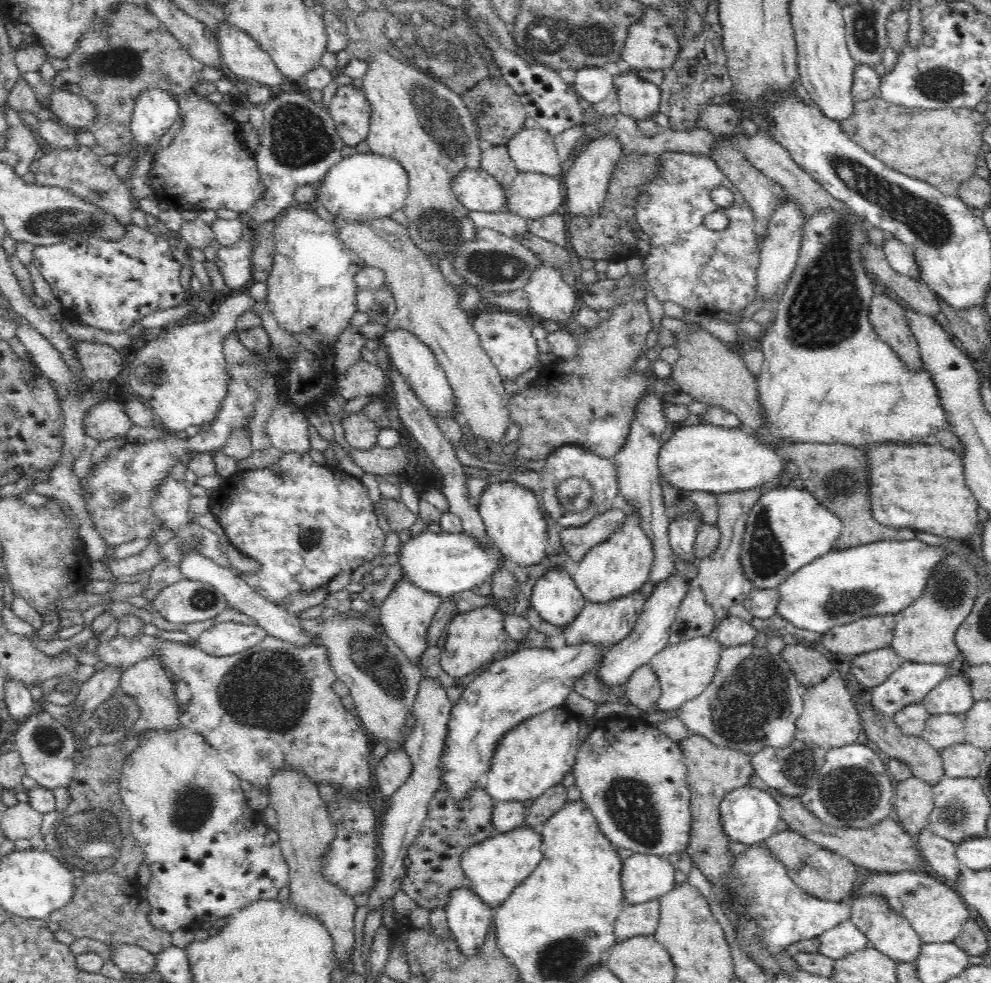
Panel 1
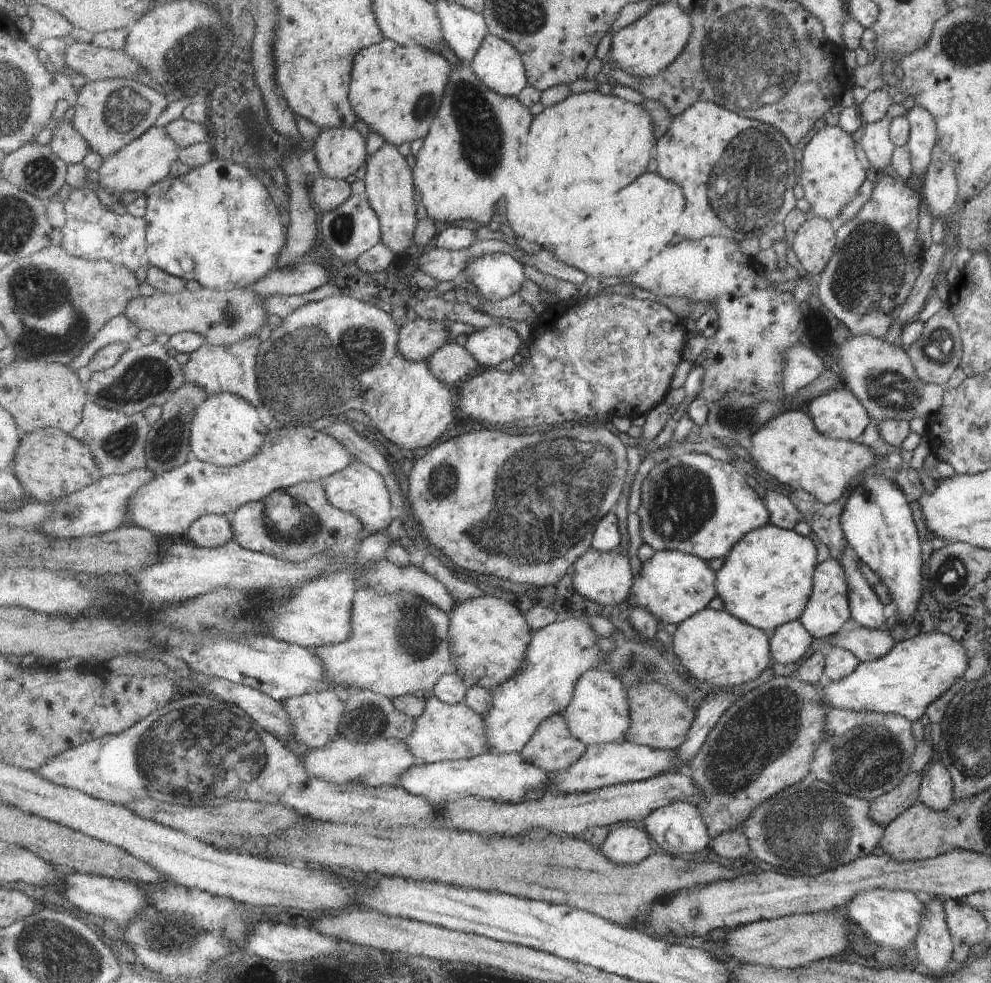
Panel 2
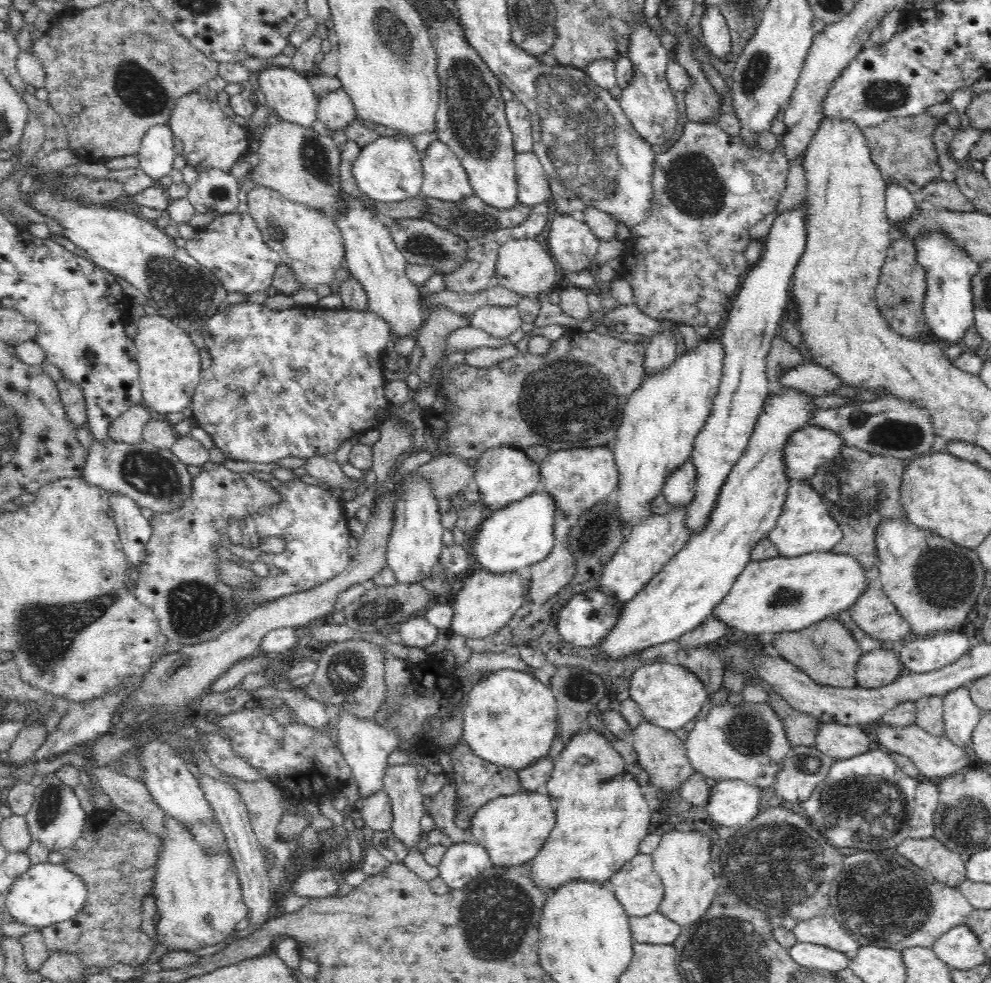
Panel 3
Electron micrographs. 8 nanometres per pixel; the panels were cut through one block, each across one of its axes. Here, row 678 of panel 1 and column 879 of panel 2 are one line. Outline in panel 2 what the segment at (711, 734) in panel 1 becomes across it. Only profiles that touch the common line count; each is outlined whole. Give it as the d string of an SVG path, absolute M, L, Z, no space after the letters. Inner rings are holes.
M830 708L824 736L815 750L809 769L815 778L834 787L836 792L871 803L896 788L910 773L910 760L916 750L912 723L899 714L851 711Z

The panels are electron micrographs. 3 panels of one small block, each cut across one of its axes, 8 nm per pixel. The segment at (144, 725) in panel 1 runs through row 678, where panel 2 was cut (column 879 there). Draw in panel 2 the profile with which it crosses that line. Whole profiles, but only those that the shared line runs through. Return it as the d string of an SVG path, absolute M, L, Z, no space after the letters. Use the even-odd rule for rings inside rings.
M886 115L875 123L864 124L864 134L861 136L861 147L872 167L878 173L882 173L890 166L891 158L895 149L889 135L889 126L892 118Z

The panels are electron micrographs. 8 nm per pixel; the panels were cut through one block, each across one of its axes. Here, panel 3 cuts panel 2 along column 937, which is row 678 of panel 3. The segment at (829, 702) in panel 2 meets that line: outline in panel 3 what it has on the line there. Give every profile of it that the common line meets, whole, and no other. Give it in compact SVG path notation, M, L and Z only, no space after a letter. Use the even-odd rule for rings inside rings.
M664 660L637 668L631 678L629 693L631 699L640 705L643 720L672 731L692 725L709 695L698 676L680 664Z

